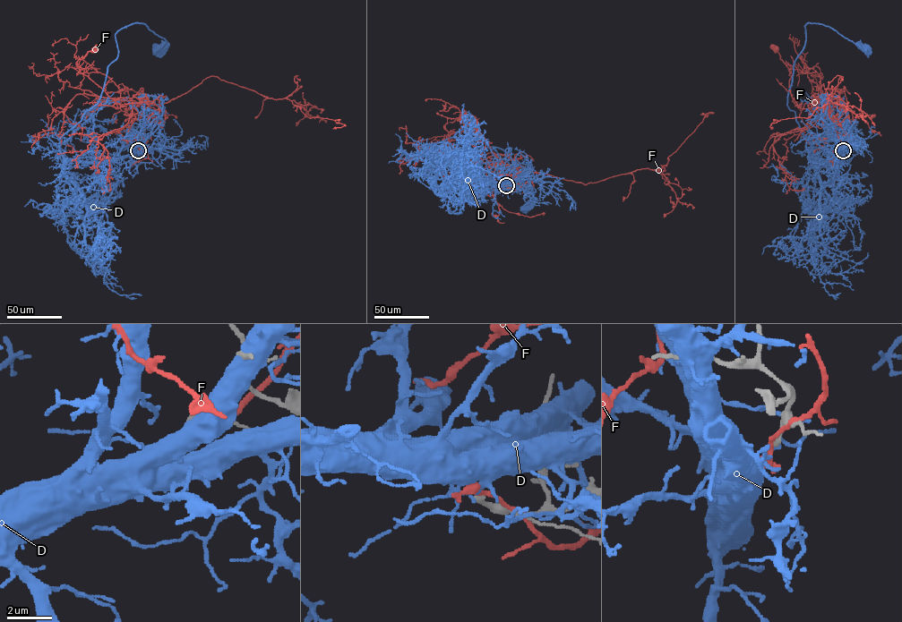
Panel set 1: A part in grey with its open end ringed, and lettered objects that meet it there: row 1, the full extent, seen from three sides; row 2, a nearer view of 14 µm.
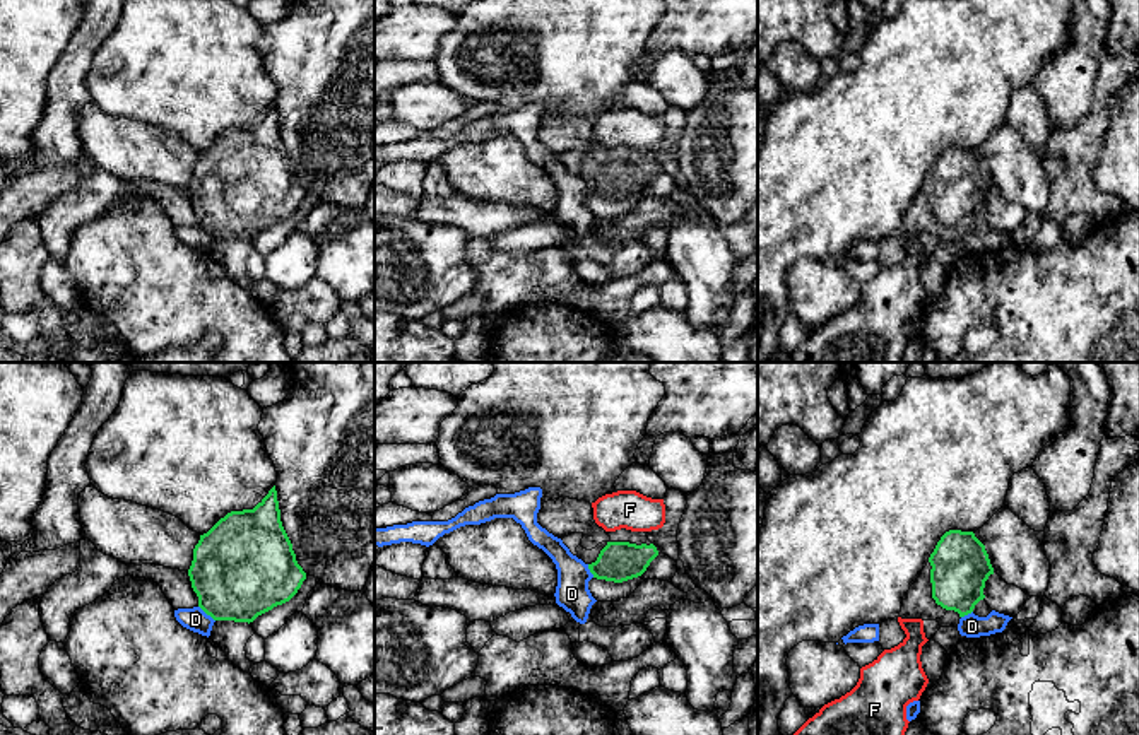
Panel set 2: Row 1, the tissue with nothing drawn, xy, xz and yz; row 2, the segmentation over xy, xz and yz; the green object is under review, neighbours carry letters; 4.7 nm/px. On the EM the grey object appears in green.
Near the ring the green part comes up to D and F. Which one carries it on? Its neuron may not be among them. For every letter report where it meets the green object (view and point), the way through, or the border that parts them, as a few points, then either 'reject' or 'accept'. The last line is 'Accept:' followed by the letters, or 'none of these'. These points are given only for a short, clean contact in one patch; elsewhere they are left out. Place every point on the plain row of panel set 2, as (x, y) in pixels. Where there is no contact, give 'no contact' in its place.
D: meets green in xy at (207, 231); border along xy (199, 223), (214, 238); reject
F: no contact; reject
Accept: none of these

